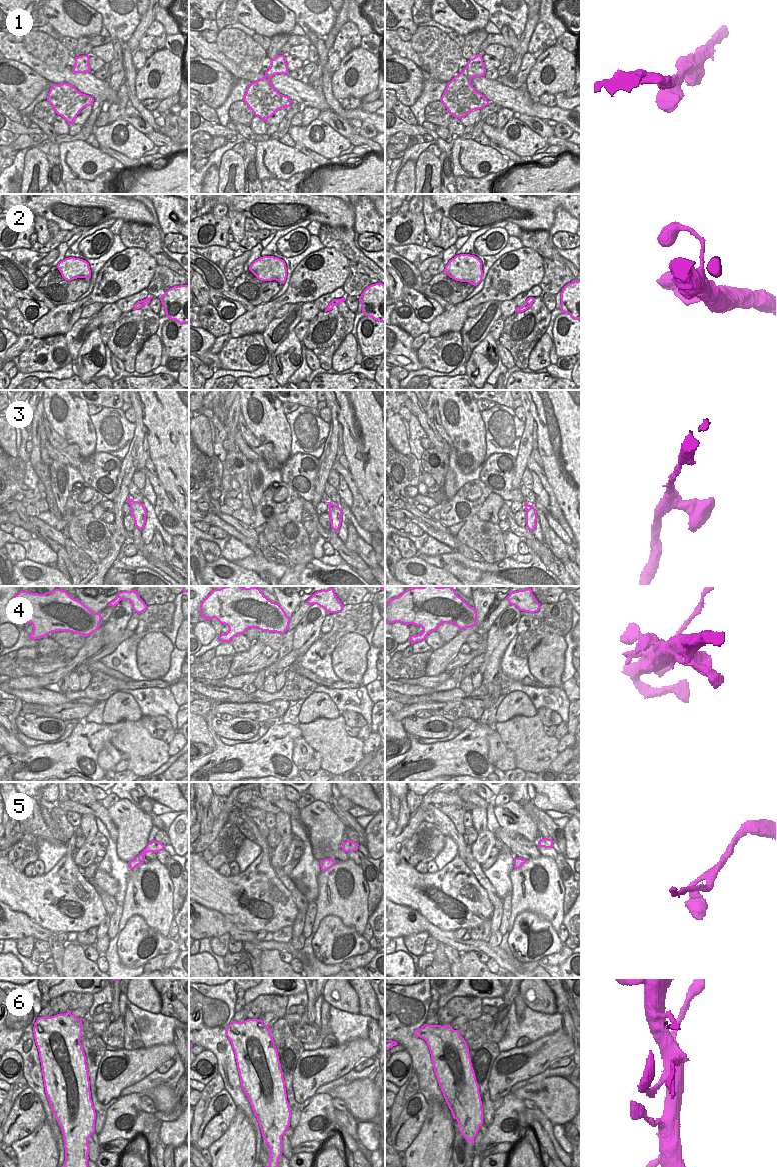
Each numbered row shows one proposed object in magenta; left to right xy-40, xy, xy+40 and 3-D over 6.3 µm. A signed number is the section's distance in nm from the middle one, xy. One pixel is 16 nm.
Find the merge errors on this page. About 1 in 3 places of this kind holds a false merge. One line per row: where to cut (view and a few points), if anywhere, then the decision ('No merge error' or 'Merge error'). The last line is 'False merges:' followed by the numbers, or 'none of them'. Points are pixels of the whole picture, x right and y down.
1: No split. No merge error
2: No split. No merge error
3: No split. No merge error
4: No split. No merge error
5: No split. No merge error
6: Split along xy+40 (423, 1025), (425, 1039). Merge error
False merges: 6

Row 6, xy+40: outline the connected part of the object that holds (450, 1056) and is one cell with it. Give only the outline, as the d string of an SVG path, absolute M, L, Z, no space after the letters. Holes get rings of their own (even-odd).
M450 1024L423 1026L445 1101L459 1124L459 1131L474 1145L474 1138L483 1124L483 1109L467 1043Z

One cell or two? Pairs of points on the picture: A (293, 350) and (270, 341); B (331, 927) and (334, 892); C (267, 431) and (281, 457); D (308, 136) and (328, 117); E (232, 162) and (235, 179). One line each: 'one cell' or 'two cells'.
A: two cells
B: two cells
C: one cell
D: two cells
E: one cell

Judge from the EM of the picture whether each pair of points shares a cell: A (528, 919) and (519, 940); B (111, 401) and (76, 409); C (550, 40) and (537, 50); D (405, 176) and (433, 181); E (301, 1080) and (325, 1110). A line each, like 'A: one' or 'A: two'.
A: one
B: two
C: one
D: two
E: two

